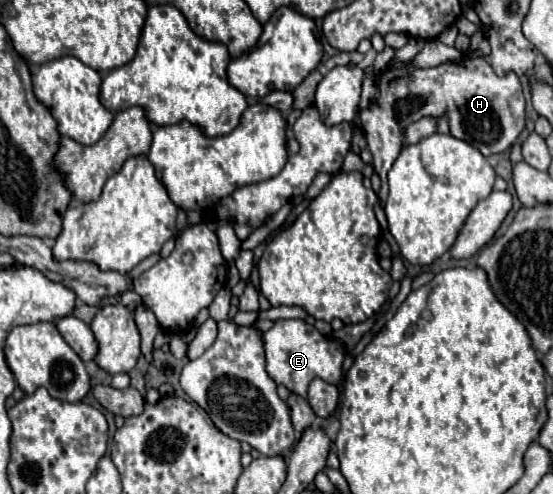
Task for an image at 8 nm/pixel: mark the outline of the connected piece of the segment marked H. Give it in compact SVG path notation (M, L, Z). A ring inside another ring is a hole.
M465 57L463 61L449 61L433 69L415 69L411 65L403 69L387 69L377 77L377 87L379 87L379 97L369 105L369 109L361 111L359 121L361 129L367 139L367 147L373 153L373 169L381 177L381 189L379 189L379 199L387 199L387 173L391 169L395 159L397 159L401 149L403 149L403 139L405 139L405 129L419 121L421 117L441 117L447 111L449 125L451 125L451 135L457 139L463 139L471 143L475 149L479 149L483 155L491 153L503 153L511 143L519 137L519 133L525 127L525 97L521 91L519 77L511 71L505 77L497 77L491 65L483 57Z

